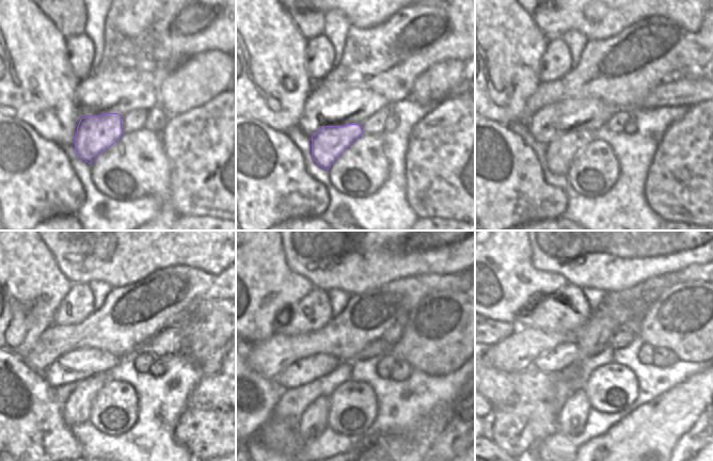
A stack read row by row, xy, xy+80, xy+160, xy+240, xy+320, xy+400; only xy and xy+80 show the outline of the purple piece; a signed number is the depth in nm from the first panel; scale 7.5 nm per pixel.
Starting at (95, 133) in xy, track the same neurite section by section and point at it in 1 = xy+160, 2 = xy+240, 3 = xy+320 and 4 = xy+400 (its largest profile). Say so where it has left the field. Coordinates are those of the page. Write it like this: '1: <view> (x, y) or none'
1: xy+160 (560, 153)
2: xy+240 (77, 409)
3: xy+320 (314, 420)
4: xy+400 (556, 447)

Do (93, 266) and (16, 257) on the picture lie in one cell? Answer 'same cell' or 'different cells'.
different cells

